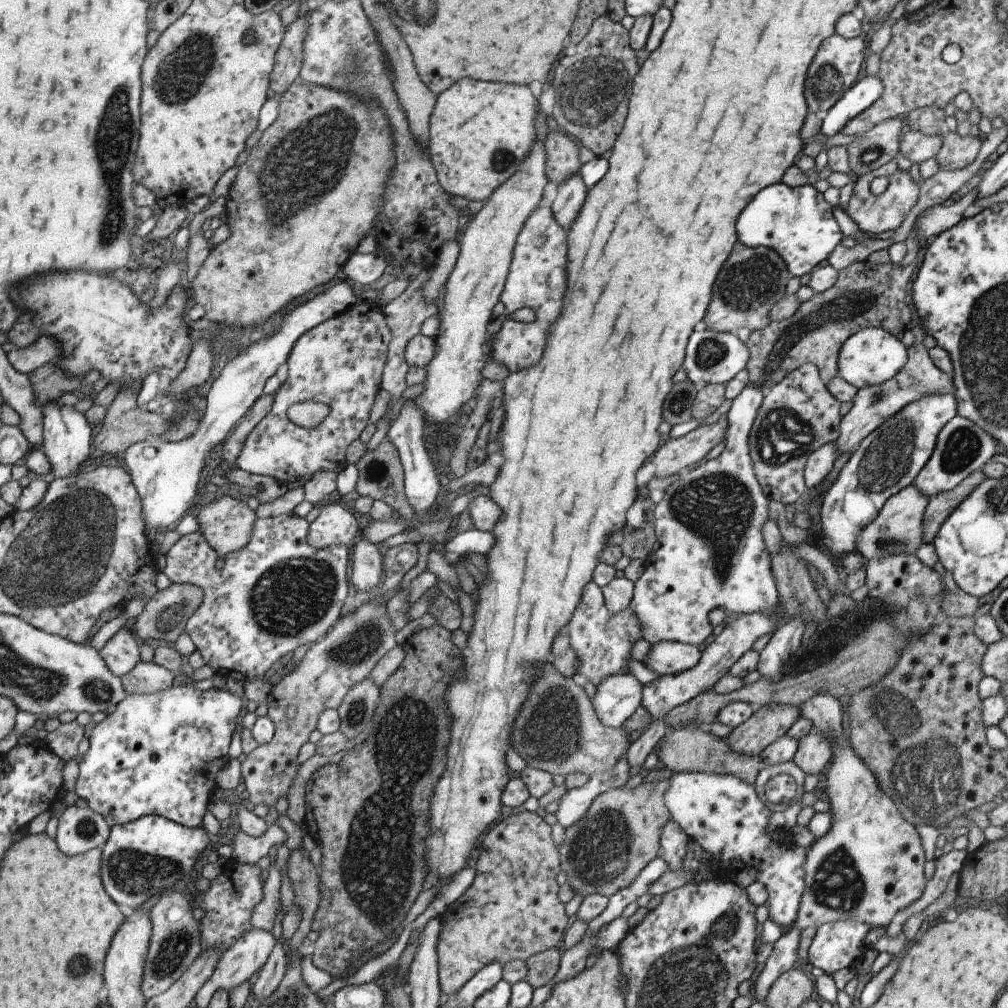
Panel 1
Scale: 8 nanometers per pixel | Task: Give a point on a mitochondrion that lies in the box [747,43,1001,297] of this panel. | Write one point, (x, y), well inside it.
(826, 82)

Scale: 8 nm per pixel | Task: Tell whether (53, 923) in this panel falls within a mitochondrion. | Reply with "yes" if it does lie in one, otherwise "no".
no

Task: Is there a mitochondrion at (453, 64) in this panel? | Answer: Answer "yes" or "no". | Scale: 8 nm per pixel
no

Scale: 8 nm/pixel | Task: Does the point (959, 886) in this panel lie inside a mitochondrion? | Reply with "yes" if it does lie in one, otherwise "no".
no

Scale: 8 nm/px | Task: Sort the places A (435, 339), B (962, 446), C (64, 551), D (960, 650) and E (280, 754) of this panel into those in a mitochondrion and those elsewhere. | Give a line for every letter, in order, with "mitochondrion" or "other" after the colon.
A: other
B: mitochondrion
C: mitochondrion
D: other
E: other

